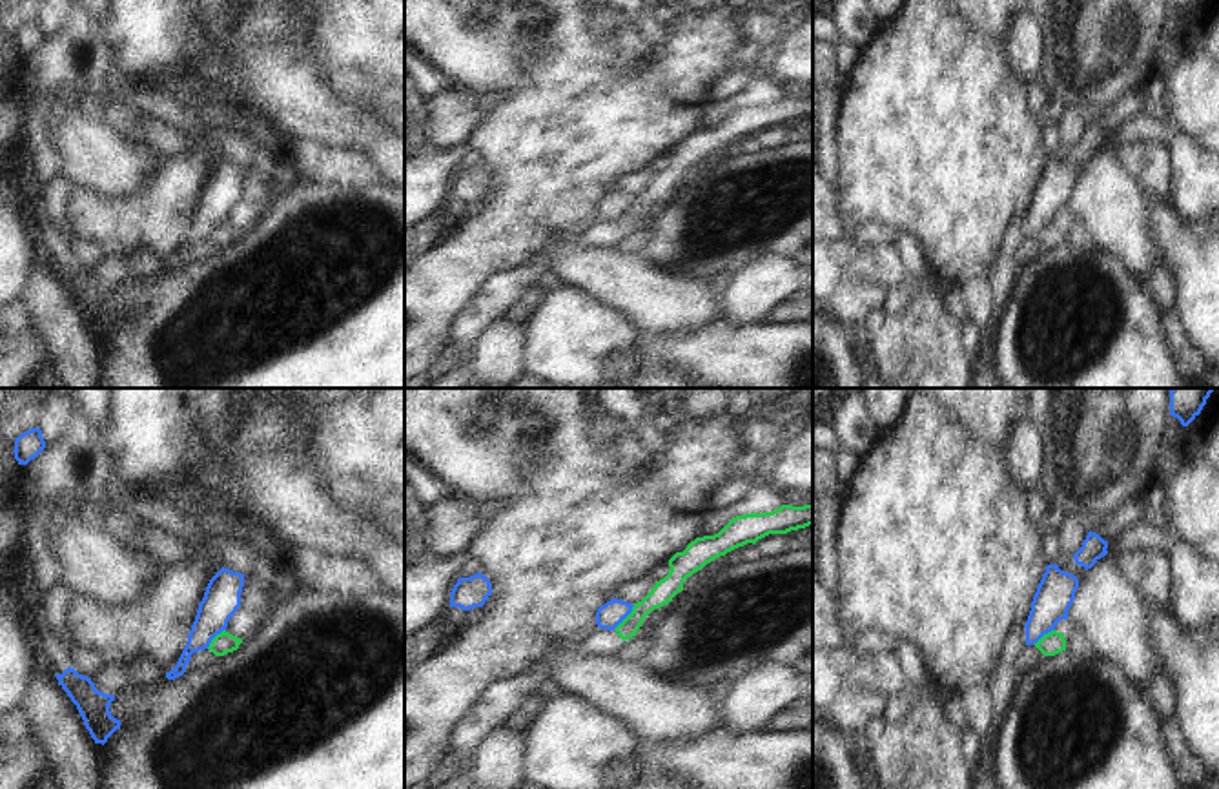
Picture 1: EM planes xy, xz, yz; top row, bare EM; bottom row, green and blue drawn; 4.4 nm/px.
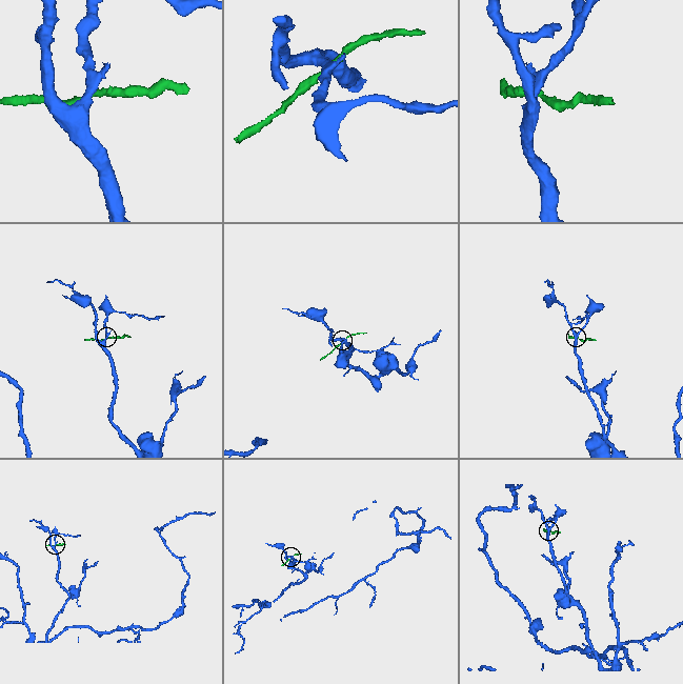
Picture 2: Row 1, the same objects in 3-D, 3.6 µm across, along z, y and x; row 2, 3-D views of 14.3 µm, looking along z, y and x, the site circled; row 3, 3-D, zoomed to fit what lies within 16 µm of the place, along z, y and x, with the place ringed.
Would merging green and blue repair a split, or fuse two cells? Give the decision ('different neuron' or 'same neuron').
different neuron

